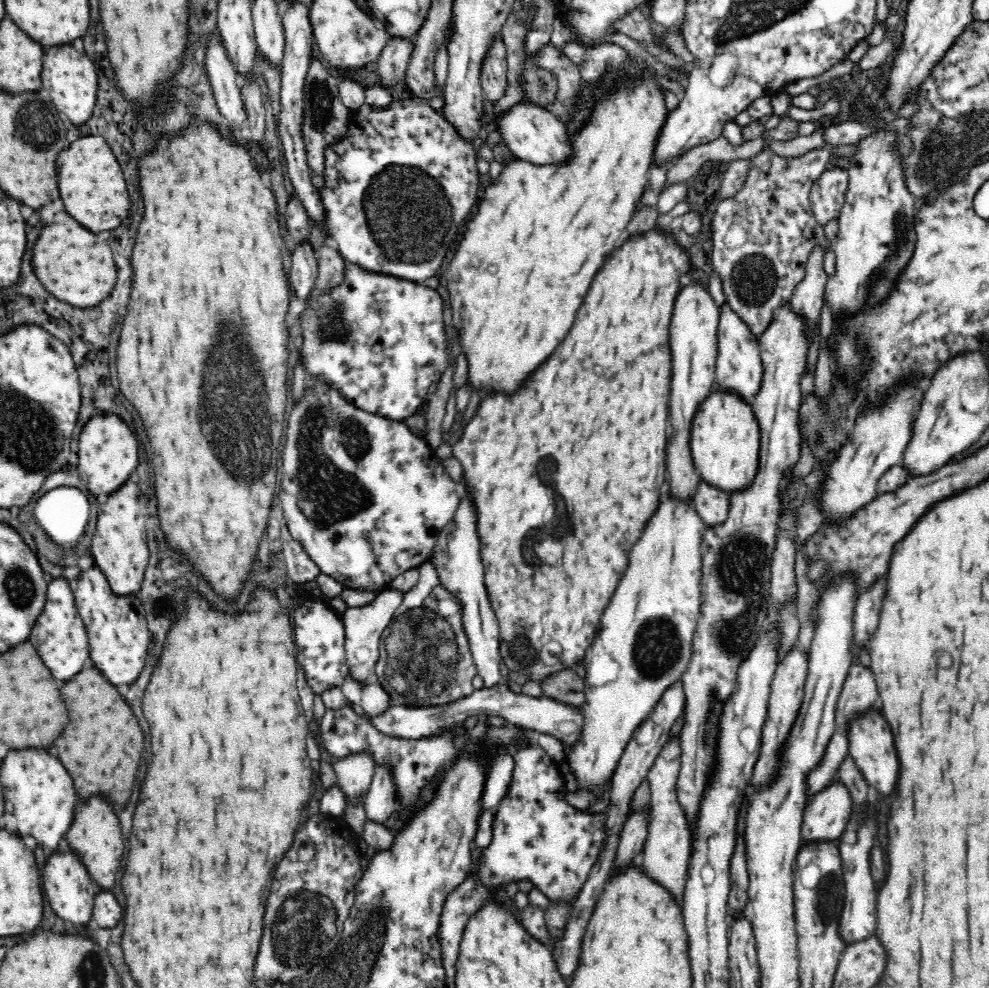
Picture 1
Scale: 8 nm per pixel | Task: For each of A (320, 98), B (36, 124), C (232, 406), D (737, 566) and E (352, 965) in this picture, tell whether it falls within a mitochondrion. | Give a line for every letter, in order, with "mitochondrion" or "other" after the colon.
A: mitochondrion
B: mitochondrion
C: mitochondrion
D: mitochondrion
E: mitochondrion

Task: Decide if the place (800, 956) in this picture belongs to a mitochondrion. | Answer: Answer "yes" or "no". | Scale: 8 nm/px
no

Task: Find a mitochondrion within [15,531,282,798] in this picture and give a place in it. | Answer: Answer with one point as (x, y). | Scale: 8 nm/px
(157, 603)

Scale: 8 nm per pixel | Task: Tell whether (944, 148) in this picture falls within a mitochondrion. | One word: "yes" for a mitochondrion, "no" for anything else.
yes

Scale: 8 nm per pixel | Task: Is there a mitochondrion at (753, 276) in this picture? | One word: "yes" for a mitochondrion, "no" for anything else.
yes

